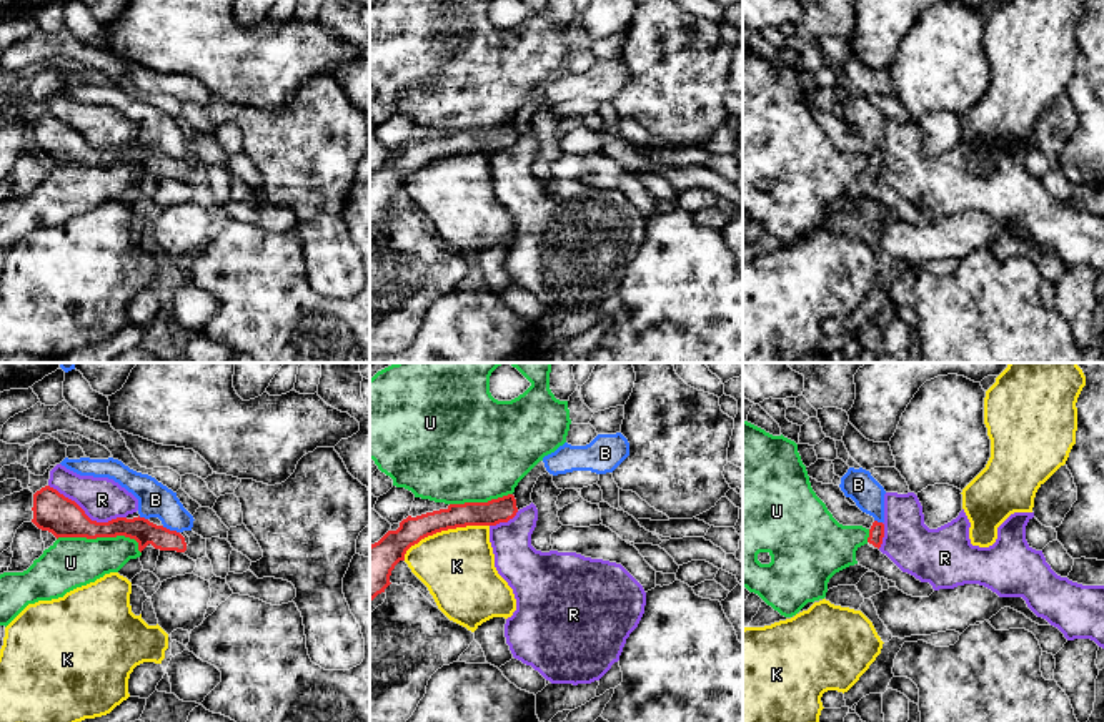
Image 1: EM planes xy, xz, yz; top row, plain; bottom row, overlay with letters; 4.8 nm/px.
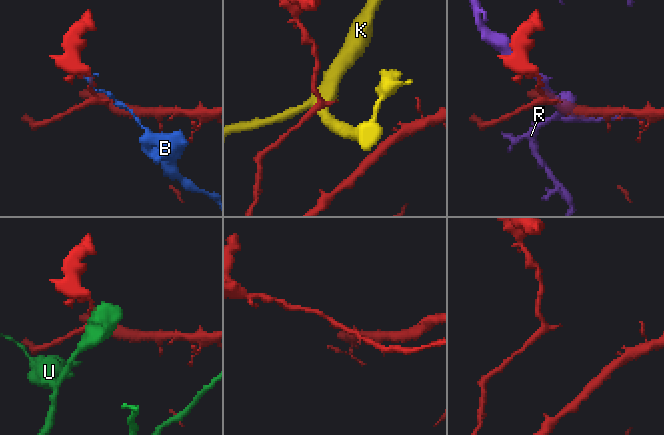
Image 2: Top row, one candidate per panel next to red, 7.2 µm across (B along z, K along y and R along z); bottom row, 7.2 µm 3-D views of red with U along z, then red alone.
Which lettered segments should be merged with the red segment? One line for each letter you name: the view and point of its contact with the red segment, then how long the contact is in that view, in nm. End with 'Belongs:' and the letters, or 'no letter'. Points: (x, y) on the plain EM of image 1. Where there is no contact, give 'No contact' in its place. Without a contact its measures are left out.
Belongs: no letter

